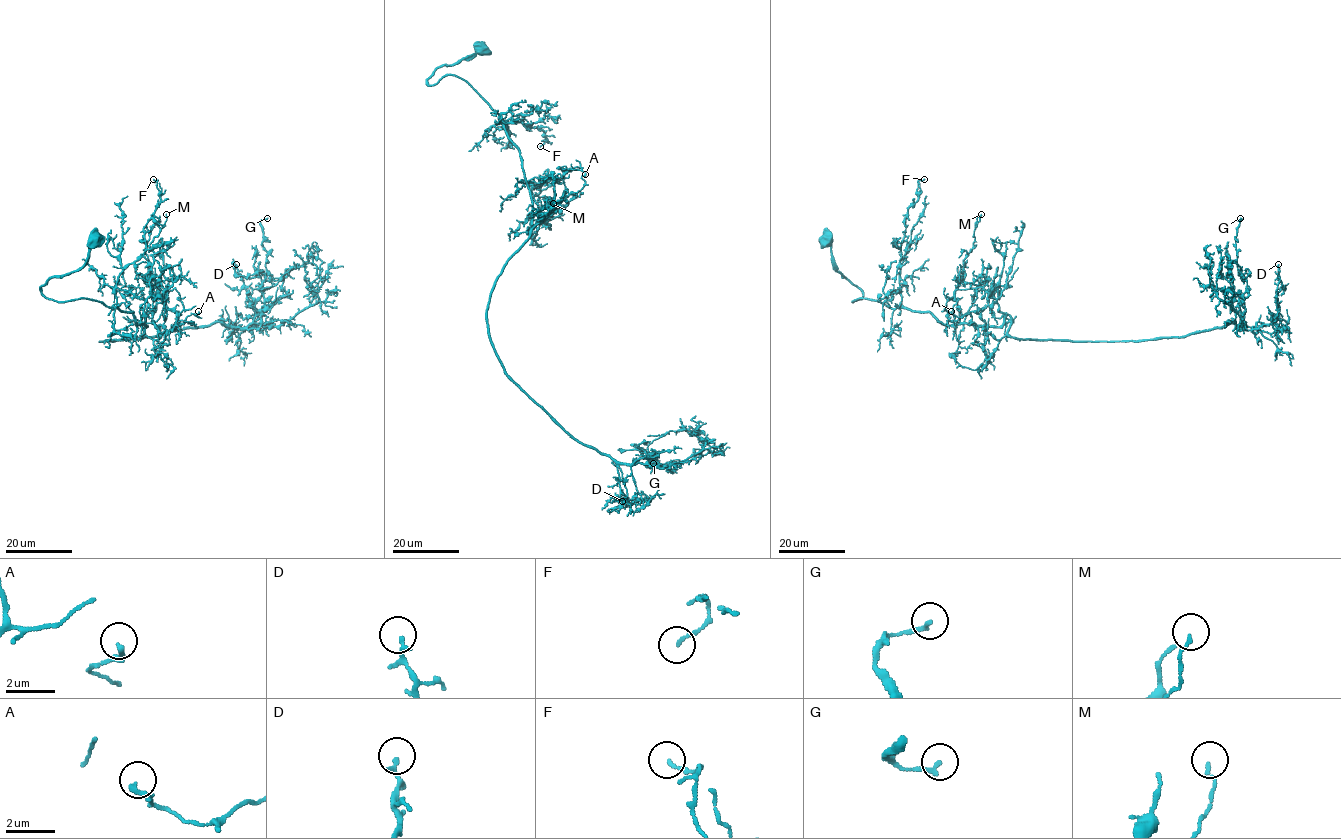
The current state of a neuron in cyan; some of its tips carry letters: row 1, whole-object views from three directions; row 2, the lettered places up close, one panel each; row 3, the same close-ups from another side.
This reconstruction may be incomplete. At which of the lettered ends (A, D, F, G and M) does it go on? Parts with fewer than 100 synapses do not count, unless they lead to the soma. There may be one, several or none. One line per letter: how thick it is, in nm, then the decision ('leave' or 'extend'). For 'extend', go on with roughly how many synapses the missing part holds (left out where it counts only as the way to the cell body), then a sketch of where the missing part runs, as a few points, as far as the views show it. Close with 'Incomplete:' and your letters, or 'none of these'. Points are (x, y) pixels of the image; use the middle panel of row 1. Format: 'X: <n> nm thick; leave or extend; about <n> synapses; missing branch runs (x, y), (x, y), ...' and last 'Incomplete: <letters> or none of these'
A: 200 nm thick; leave
D: 110 nm thick; leave
F: 140 nm thick; leave
G: 180 nm thick; leave
M: 120 nm thick; leave
Incomplete: none of these

